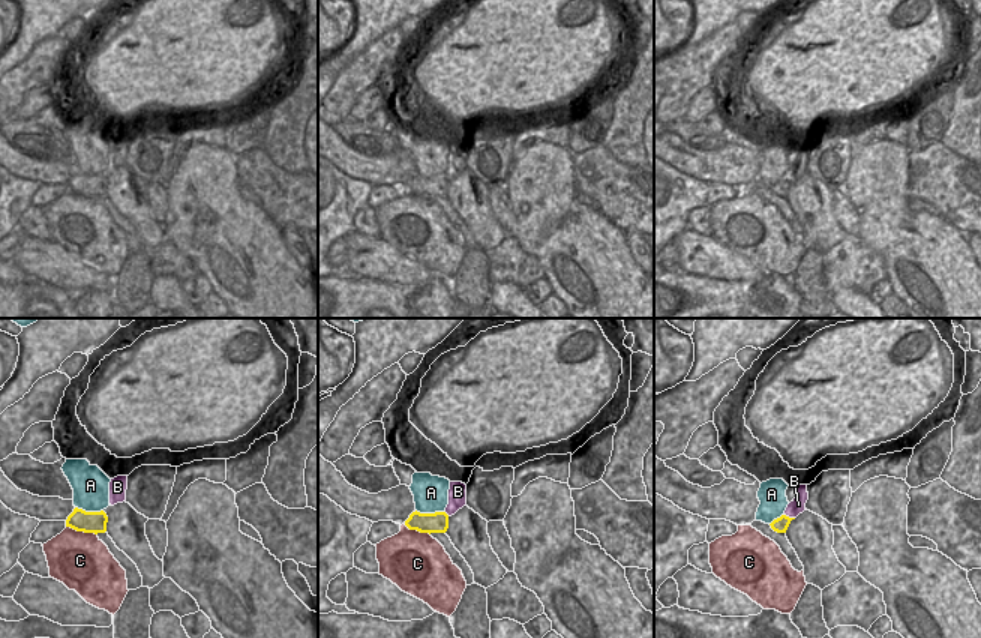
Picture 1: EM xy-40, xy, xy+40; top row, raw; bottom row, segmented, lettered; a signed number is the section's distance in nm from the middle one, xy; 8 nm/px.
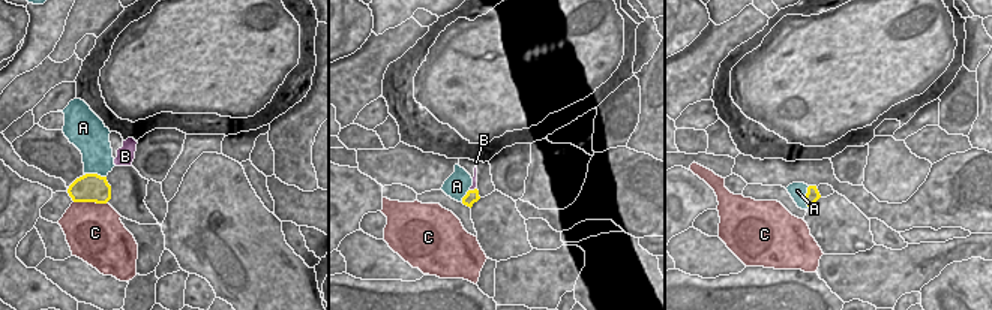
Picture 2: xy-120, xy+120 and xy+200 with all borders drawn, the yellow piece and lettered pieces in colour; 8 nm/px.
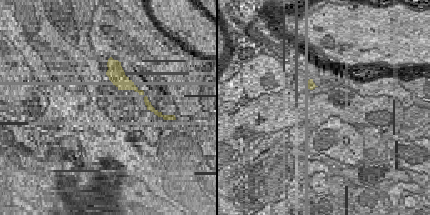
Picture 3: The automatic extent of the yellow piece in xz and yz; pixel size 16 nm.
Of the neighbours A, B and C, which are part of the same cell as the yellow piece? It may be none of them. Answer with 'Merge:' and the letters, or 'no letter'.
Merge: no letter

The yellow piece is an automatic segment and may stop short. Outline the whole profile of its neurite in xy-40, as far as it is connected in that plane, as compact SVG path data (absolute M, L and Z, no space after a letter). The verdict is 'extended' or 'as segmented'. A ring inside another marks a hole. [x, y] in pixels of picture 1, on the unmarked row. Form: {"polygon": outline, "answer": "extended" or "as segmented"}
{"polygon": "M75 171L74 176L66 183L66 191L84 197L105 197L108 180L104 174L100 176L86 176Z", "answer": "as segmented"}

